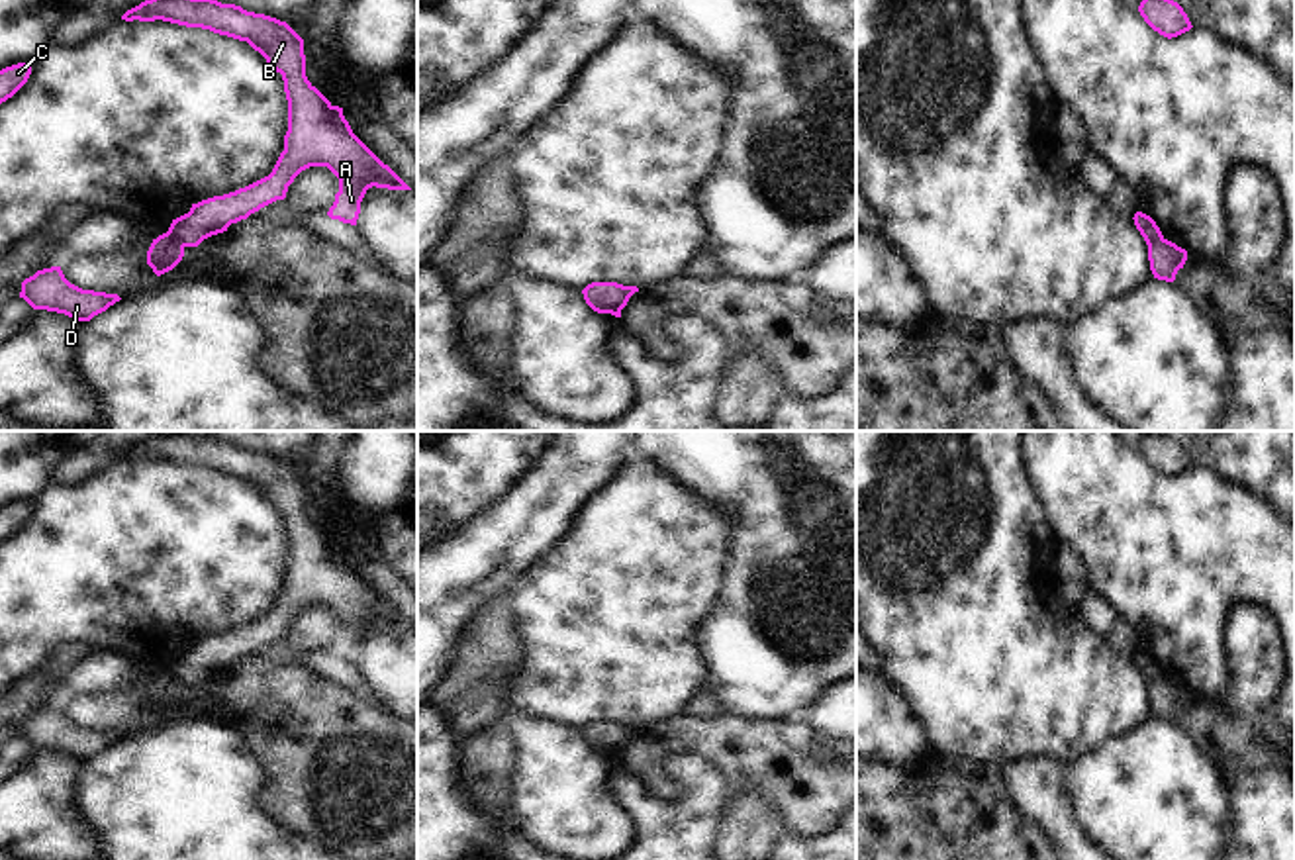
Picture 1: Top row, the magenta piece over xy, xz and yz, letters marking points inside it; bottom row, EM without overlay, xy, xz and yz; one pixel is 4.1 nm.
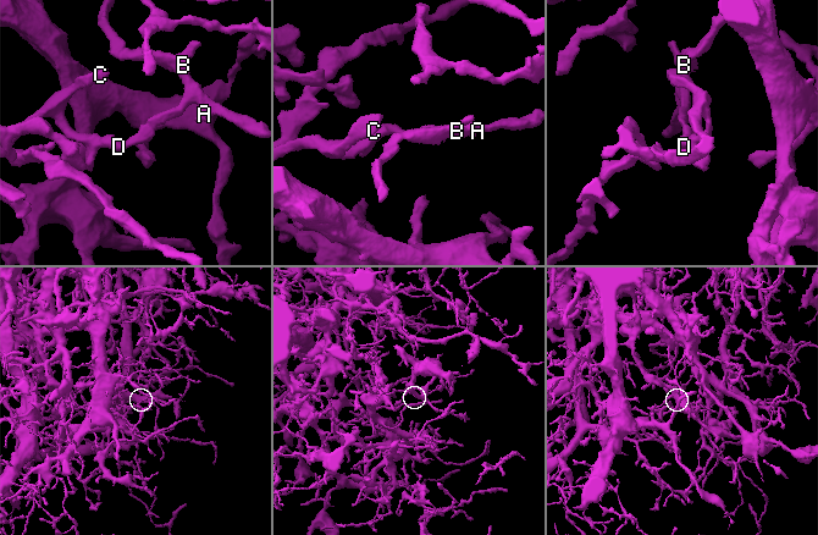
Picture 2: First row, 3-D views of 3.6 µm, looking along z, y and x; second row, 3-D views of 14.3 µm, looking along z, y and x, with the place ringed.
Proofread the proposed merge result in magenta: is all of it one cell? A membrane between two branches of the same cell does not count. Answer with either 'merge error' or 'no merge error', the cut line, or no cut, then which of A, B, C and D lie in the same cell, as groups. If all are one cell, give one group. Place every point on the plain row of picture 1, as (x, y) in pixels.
merge error | xy (167, 670), (183, 686) | A B / C D

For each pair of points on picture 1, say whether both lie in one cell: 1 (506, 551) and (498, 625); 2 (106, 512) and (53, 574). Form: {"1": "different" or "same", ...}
{"1": "different", "2": "same"}

